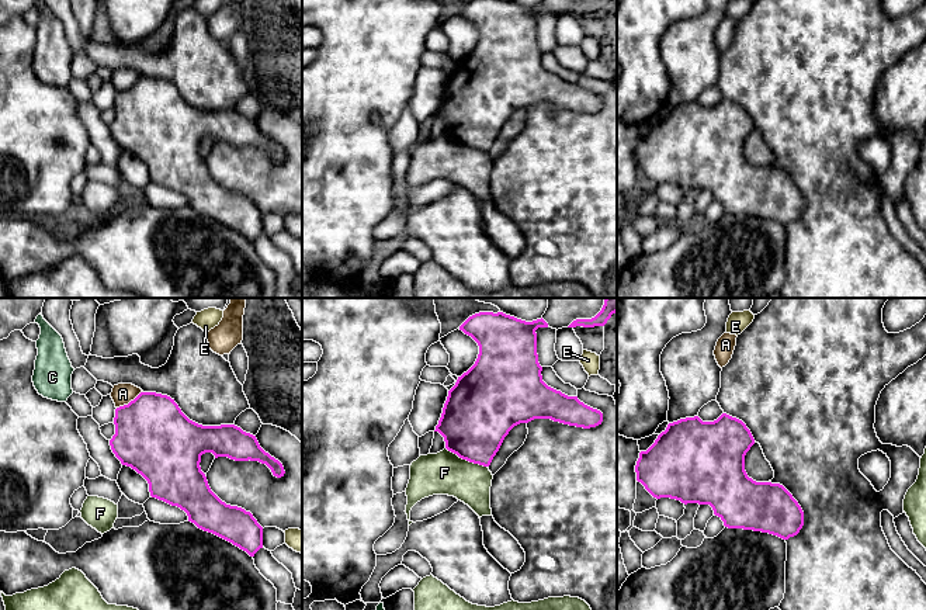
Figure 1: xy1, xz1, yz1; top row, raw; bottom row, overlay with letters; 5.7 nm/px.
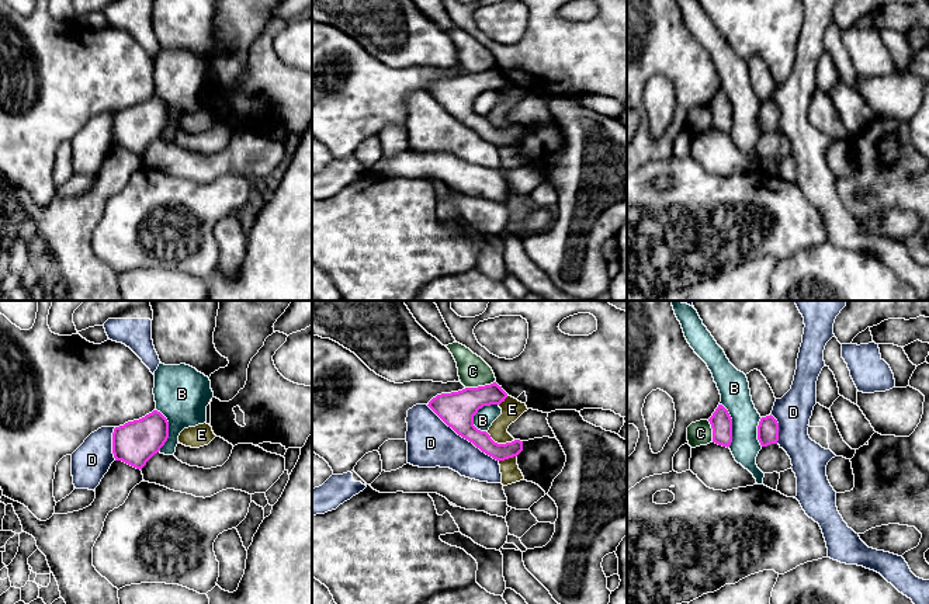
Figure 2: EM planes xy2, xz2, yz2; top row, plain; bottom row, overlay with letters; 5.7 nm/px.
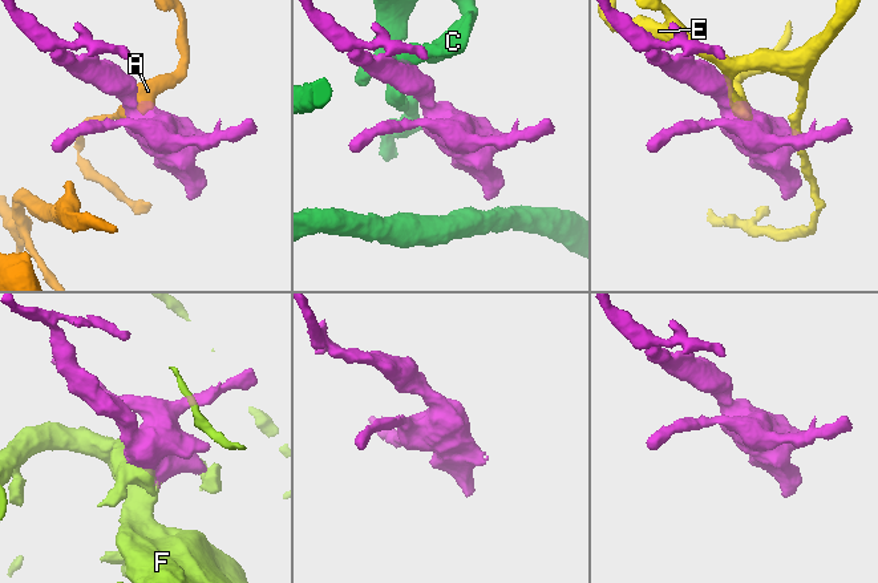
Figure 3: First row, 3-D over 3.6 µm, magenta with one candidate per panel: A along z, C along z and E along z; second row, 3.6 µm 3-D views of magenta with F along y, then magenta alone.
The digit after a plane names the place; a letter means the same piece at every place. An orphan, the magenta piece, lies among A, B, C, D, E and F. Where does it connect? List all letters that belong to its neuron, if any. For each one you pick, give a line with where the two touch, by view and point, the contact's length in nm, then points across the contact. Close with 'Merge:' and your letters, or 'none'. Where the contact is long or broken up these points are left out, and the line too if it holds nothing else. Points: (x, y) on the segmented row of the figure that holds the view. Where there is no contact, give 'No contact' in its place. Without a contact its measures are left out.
F: Touches magenta at xz1 (467, 460). Shared border 260 nm
Merge: F

